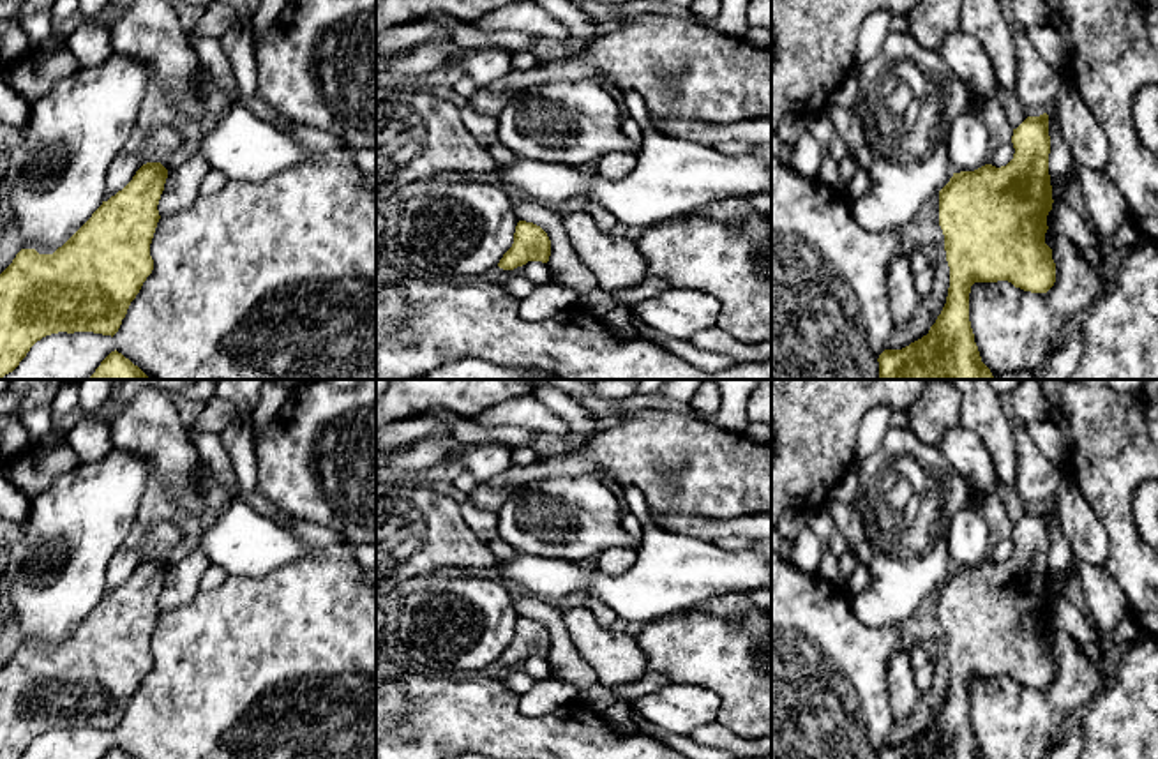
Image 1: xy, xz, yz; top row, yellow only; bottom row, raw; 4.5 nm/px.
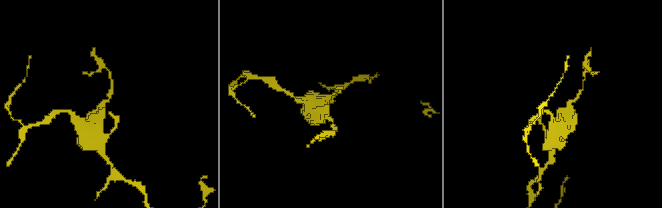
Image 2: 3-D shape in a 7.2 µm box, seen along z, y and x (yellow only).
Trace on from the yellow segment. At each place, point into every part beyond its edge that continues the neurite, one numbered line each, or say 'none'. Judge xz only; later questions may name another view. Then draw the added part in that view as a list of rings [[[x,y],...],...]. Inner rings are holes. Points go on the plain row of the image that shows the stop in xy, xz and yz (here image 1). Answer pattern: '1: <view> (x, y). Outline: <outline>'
none

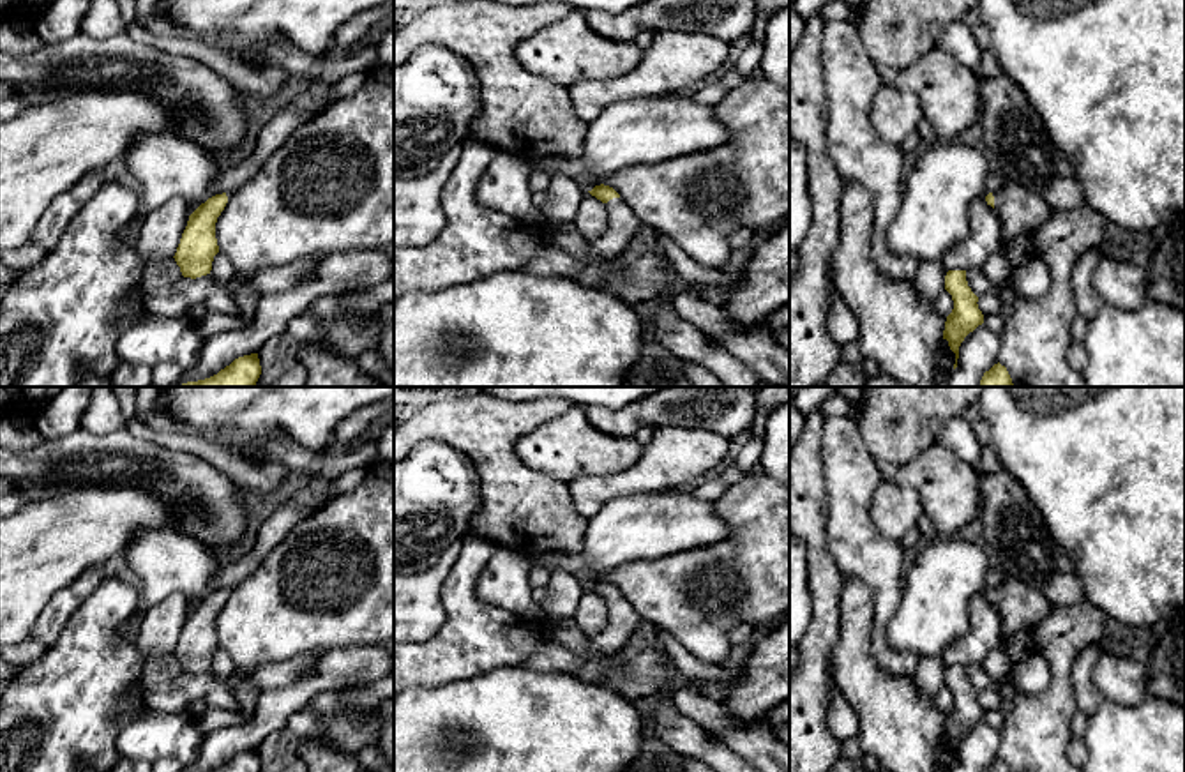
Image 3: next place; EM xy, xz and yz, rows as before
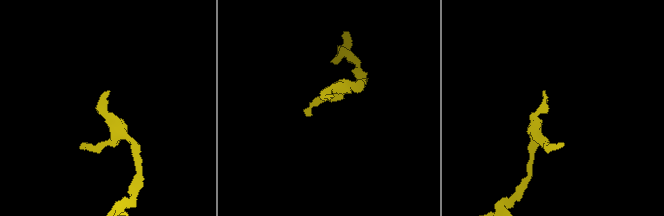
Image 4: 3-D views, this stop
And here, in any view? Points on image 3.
1: yz (1021, 606). Outline: [[[1010,578],[993,588],[993,592],[1001,617],[1001,631],[1007,636],[1019,629],[1031,631],[1053,608],[1042,588],[1031,588]]]

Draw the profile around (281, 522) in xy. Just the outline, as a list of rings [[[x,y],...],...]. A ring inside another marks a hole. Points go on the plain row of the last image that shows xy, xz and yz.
[[[286,503],[275,509],[261,525],[254,548],[242,555],[237,562],[221,567],[212,579],[208,594],[223,588],[233,588],[242,583],[281,541],[284,541],[286,535],[318,507],[320,505],[295,509]]]

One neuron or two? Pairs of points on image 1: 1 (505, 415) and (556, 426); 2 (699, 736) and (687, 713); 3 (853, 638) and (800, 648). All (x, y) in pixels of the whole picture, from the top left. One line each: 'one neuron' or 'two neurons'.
1: one neuron
2: two neurons
3: one neuron

